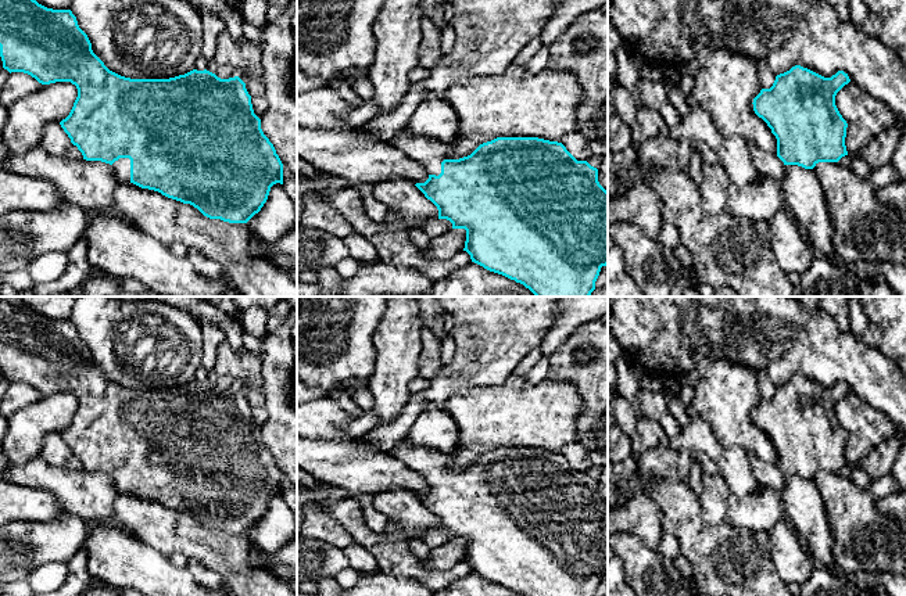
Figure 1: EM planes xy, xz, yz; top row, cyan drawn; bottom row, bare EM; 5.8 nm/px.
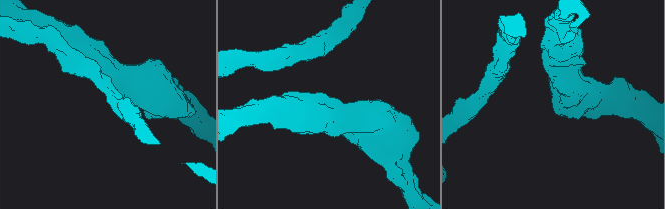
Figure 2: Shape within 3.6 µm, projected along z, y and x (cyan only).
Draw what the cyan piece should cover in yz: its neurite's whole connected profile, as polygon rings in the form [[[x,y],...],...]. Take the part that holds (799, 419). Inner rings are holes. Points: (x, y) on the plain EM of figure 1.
[[[801,376],[776,387],[770,399],[762,399],[753,409],[753,421],[762,428],[777,449],[777,463],[762,462],[748,450],[748,460],[755,477],[766,488],[783,491],[787,475],[813,480],[819,473],[838,473],[848,466],[845,448],[848,434],[835,416],[837,403],[851,392],[848,384],[838,381],[824,388]]]

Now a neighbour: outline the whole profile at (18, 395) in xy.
[[[11,383],[4,394],[4,398],[0,399],[0,412],[8,419],[19,409],[42,399],[42,396],[42,394],[28,384]]]

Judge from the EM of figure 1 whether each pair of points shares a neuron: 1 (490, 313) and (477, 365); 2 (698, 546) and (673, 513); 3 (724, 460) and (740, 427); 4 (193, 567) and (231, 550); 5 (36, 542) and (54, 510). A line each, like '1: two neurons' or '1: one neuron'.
1: one neuron
2: one neuron
3: two neurons
4: two neurons
5: two neurons

